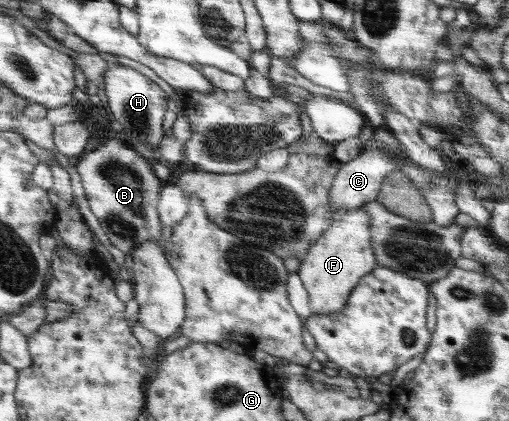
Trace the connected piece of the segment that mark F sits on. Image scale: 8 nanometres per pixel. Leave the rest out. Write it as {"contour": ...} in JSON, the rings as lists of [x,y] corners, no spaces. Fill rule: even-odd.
{"contour":[[[361,207],[341,215],[310,247],[301,260],[298,275],[309,295],[312,314],[339,312],[348,301],[351,291],[378,264],[369,232],[369,216]]]}

